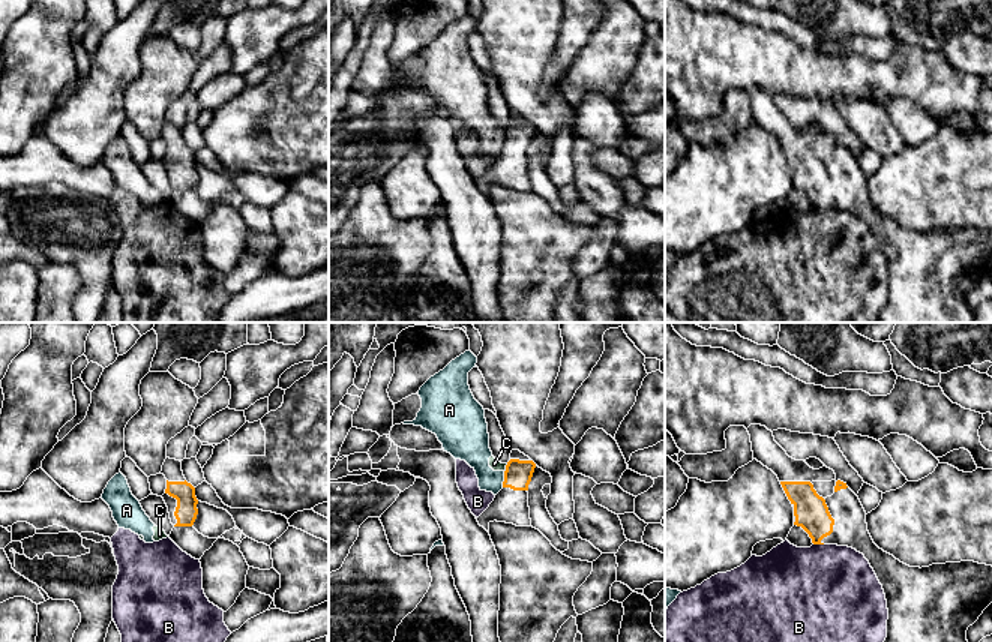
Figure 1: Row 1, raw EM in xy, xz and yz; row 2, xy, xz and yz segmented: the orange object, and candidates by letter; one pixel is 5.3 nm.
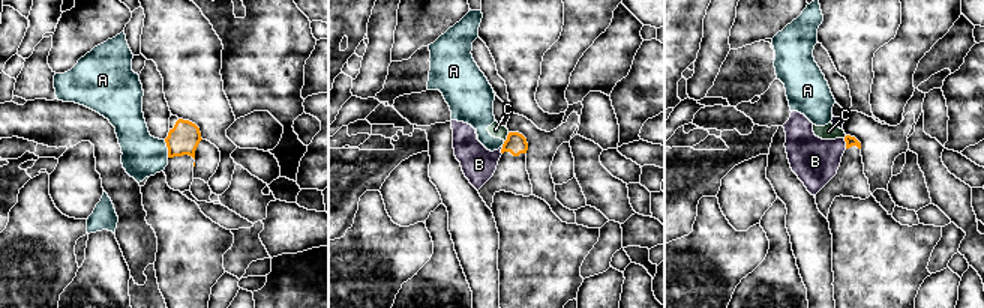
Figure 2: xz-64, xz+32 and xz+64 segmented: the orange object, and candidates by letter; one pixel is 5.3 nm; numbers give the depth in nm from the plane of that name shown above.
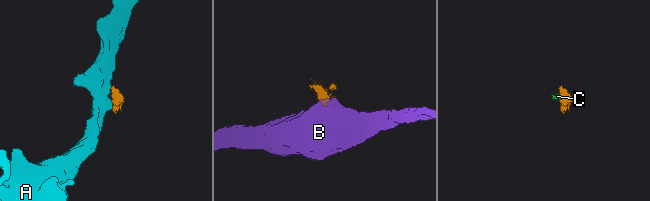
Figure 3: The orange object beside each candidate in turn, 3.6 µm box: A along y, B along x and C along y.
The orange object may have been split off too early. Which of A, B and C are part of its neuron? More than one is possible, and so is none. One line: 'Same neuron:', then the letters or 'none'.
Same neuron: none

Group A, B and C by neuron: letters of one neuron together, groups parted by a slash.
A C / B

